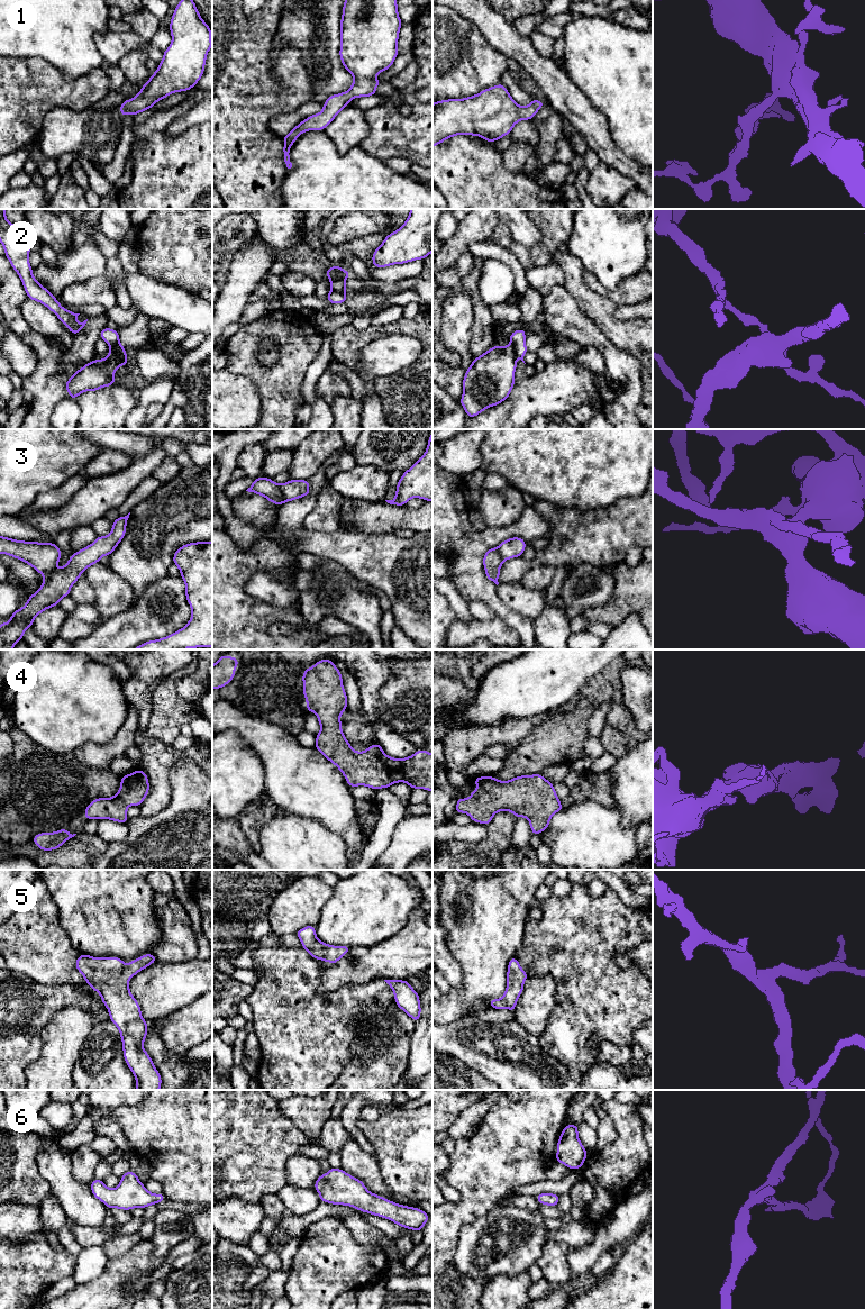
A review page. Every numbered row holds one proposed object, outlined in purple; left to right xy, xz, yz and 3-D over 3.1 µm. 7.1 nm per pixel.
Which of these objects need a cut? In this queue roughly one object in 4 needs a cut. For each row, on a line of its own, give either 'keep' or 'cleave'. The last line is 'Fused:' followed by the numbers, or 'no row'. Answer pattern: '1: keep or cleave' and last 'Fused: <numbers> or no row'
1: keep
2: cleave
3: keep
4: keep
5: keep
6: keep
Fused: 2

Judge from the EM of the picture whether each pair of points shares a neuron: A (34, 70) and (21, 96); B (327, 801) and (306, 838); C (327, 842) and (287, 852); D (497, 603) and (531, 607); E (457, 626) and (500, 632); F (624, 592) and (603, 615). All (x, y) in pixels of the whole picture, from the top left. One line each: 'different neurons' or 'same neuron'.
A: same neuron
B: different neurons
C: same neuron
D: different neurons
E: same neuron
F: same neuron

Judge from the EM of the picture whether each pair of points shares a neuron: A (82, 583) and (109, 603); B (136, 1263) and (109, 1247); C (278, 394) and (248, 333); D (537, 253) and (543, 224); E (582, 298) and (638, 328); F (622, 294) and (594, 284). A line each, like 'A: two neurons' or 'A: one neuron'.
A: two neurons
B: two neurons
C: one neuron
D: one neuron
E: one neuron
F: one neuron

